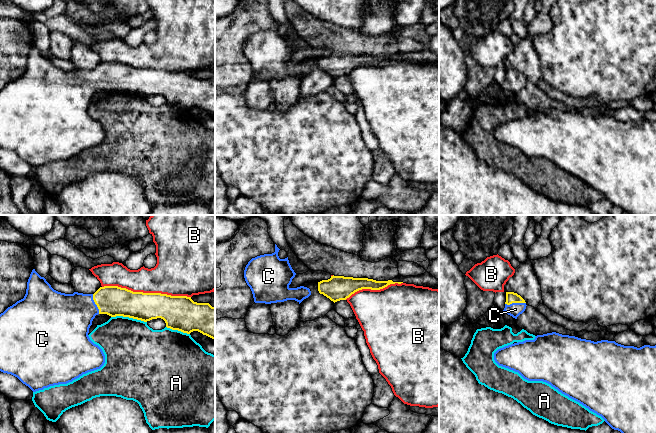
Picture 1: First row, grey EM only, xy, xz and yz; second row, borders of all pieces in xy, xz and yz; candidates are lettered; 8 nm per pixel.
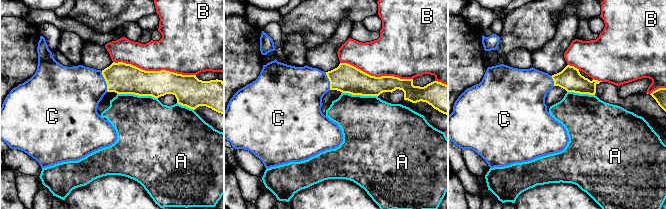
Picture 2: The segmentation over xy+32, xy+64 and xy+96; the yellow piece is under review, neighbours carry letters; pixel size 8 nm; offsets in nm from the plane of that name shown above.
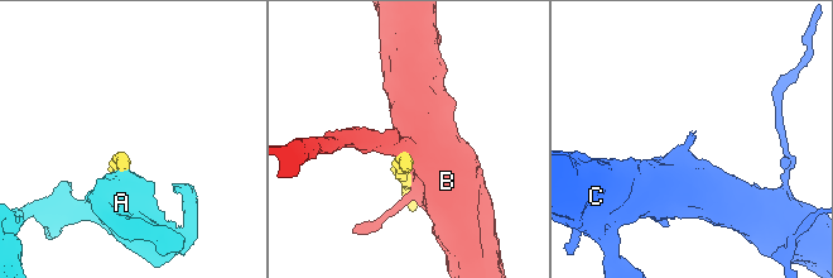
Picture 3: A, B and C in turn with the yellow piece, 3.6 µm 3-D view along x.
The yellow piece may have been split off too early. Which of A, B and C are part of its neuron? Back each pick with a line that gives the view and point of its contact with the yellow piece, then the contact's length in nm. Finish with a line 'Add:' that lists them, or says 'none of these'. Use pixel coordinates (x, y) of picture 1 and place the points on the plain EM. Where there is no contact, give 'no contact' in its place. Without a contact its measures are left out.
C: contact yz (515, 78); length 170 nm
Add: C

